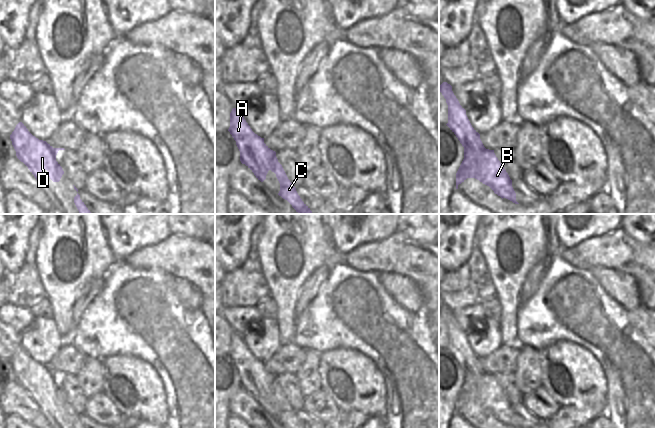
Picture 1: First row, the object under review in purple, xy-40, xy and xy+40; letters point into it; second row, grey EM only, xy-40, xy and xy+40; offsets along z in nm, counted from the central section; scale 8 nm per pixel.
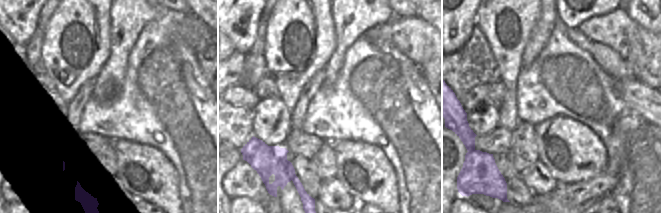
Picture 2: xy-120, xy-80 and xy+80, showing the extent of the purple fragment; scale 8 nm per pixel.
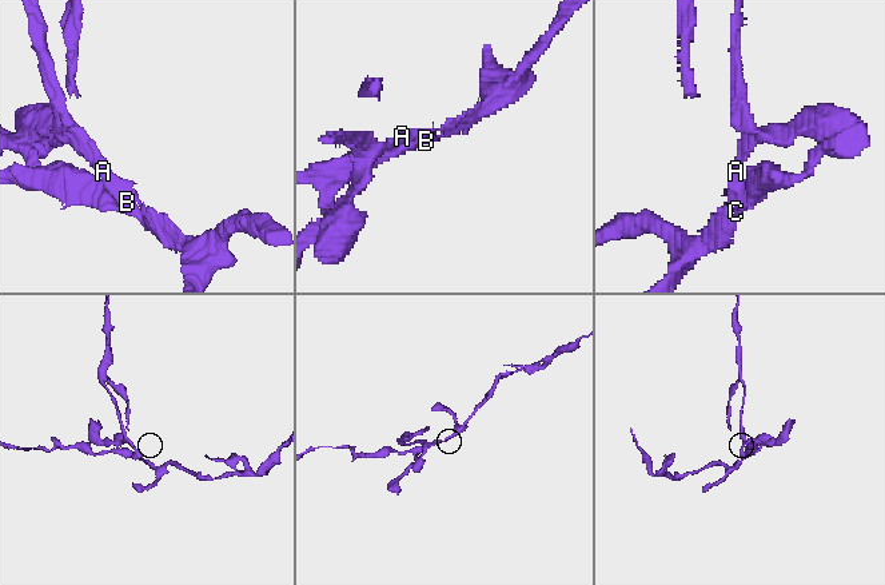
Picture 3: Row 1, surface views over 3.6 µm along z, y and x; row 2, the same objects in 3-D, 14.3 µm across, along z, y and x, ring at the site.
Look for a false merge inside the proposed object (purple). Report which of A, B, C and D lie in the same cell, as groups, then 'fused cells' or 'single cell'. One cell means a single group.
groups A D / B C; fused cells

